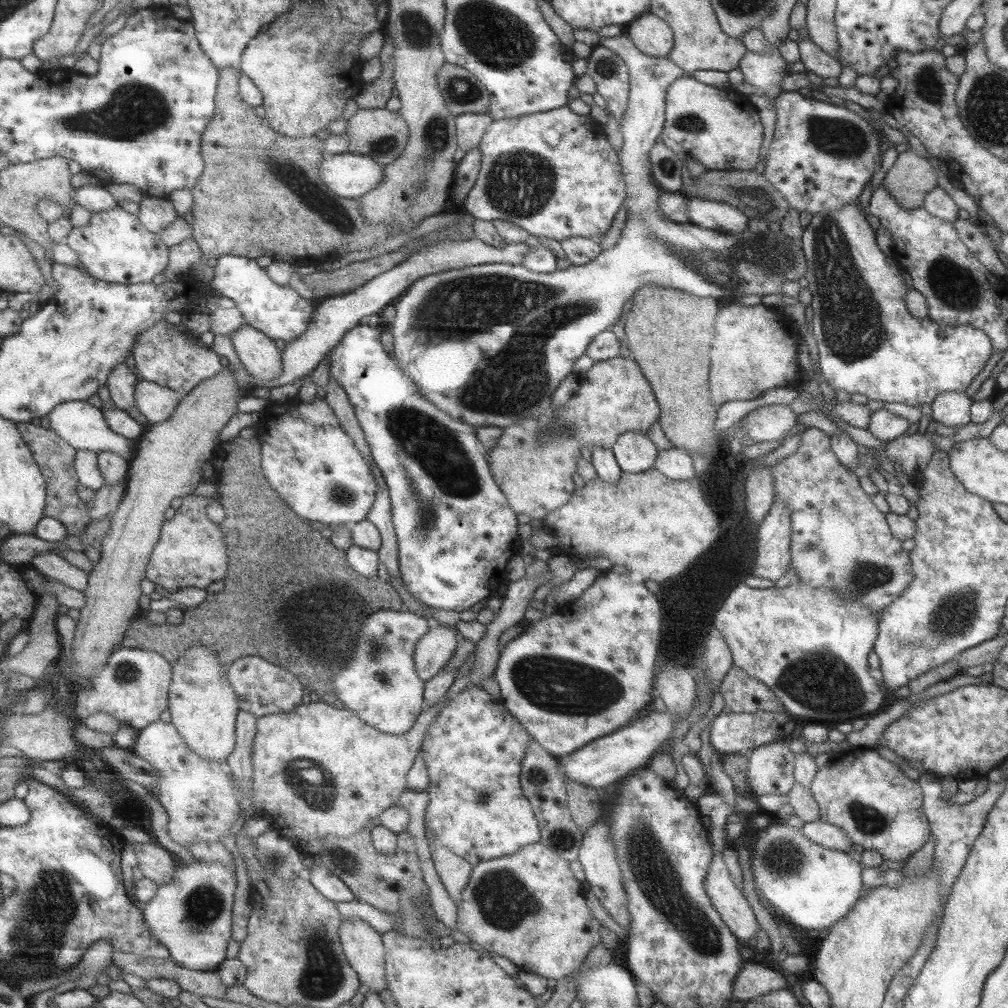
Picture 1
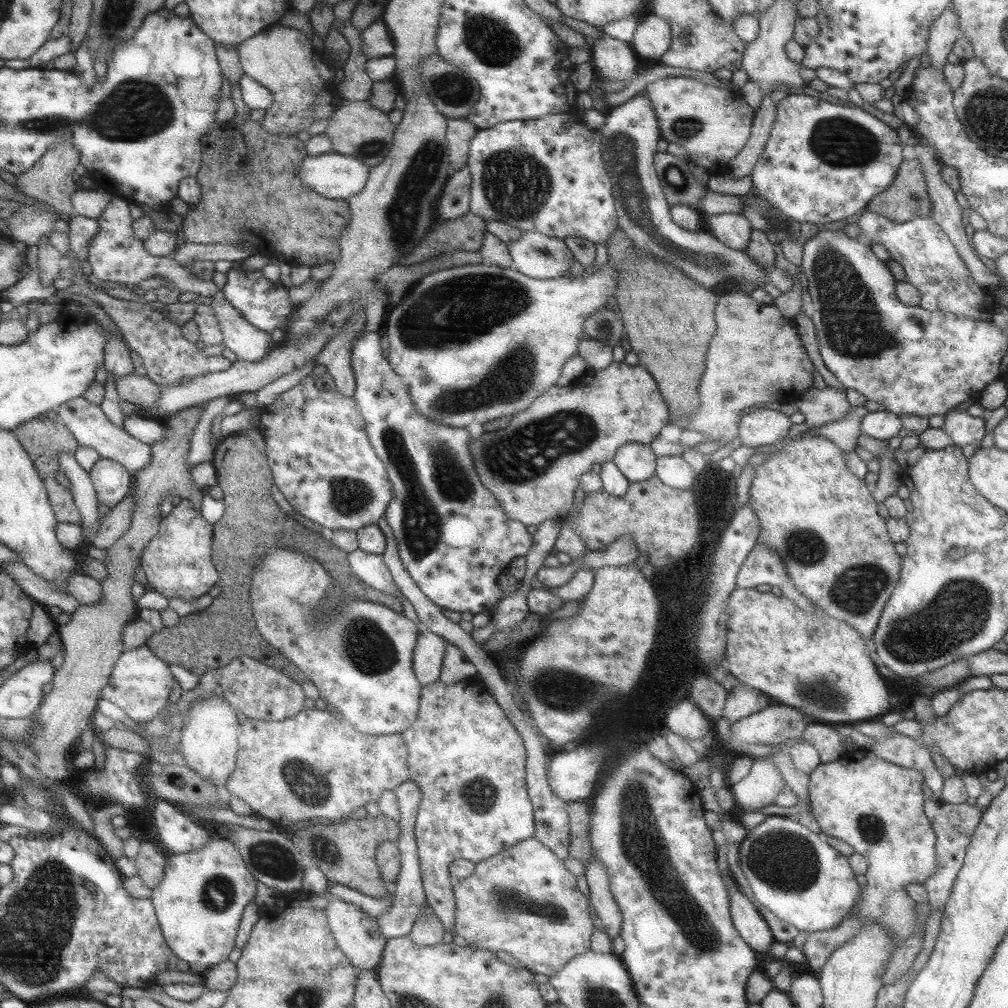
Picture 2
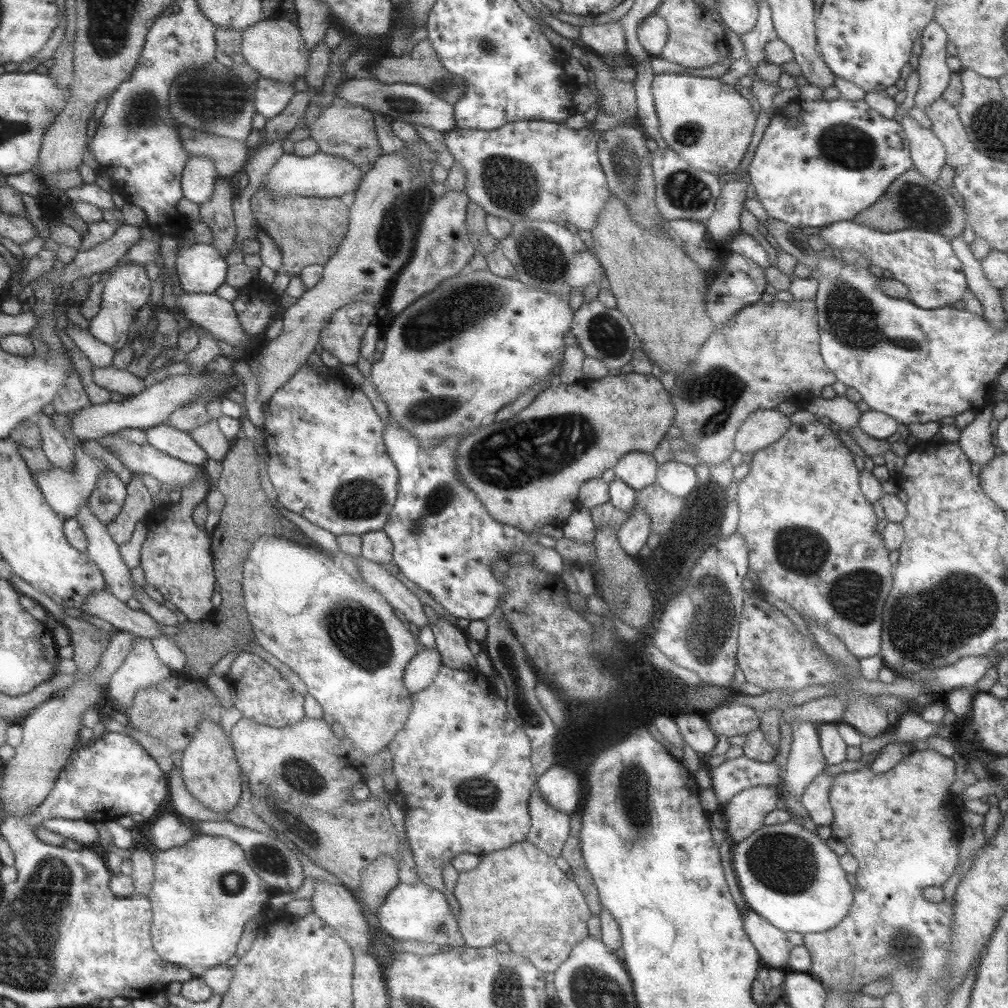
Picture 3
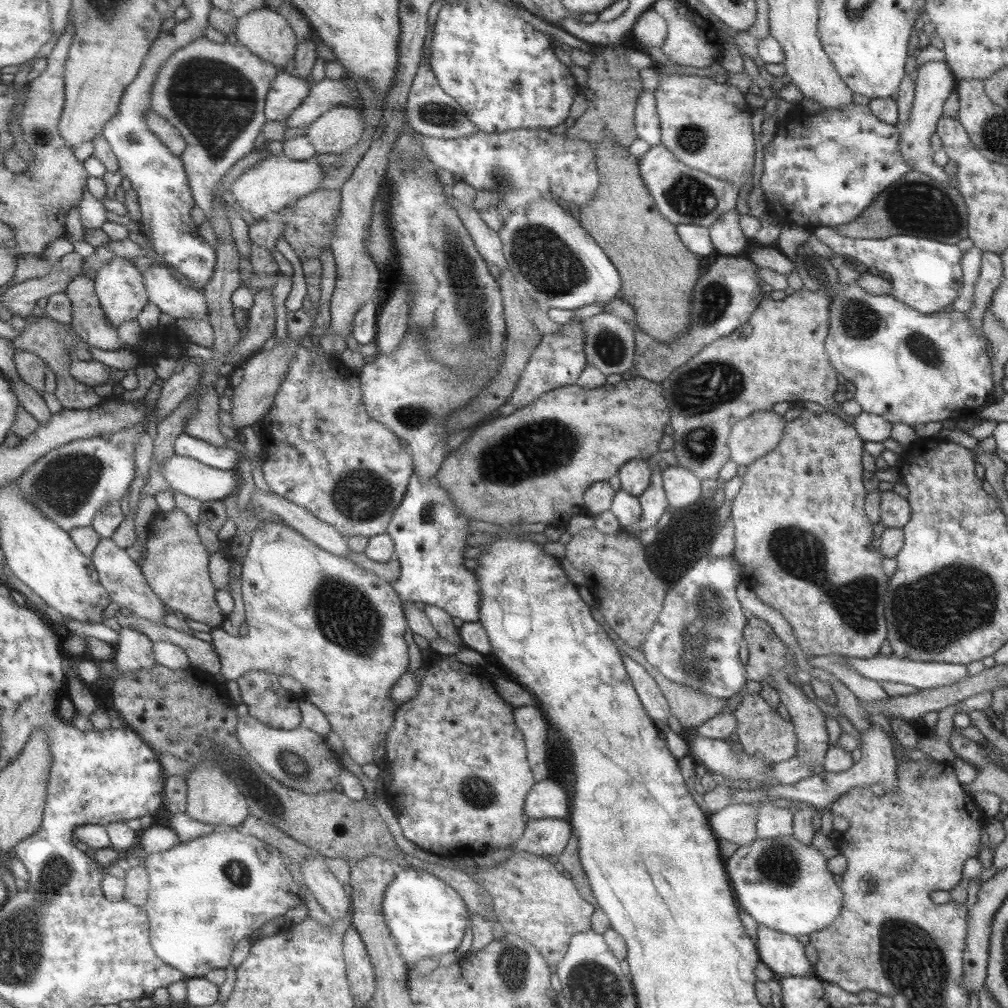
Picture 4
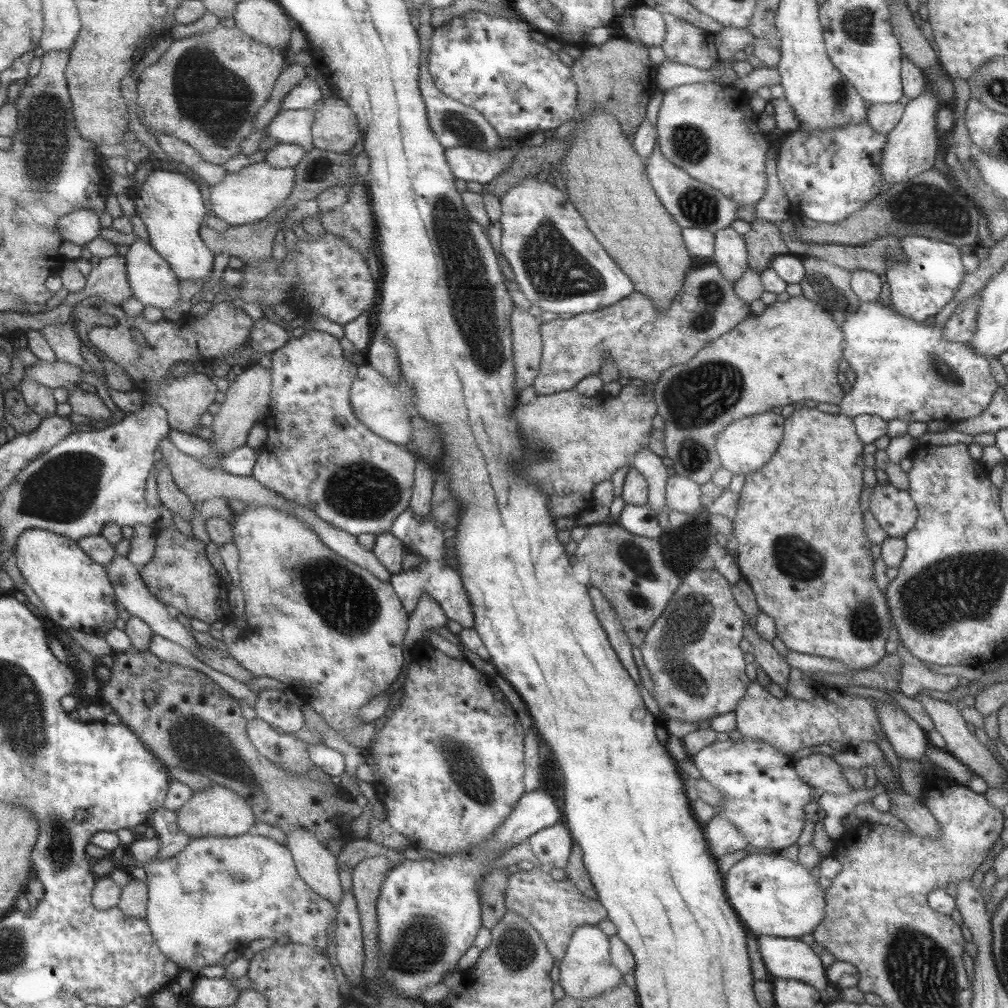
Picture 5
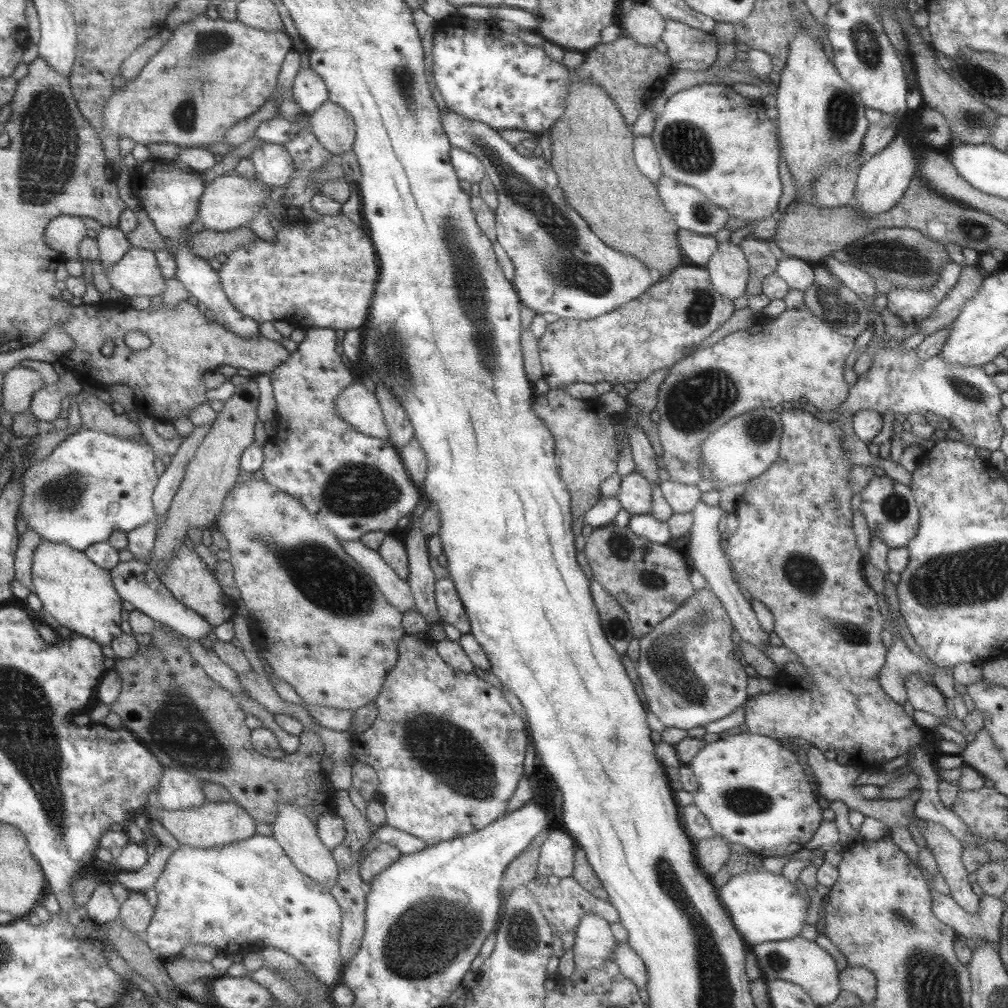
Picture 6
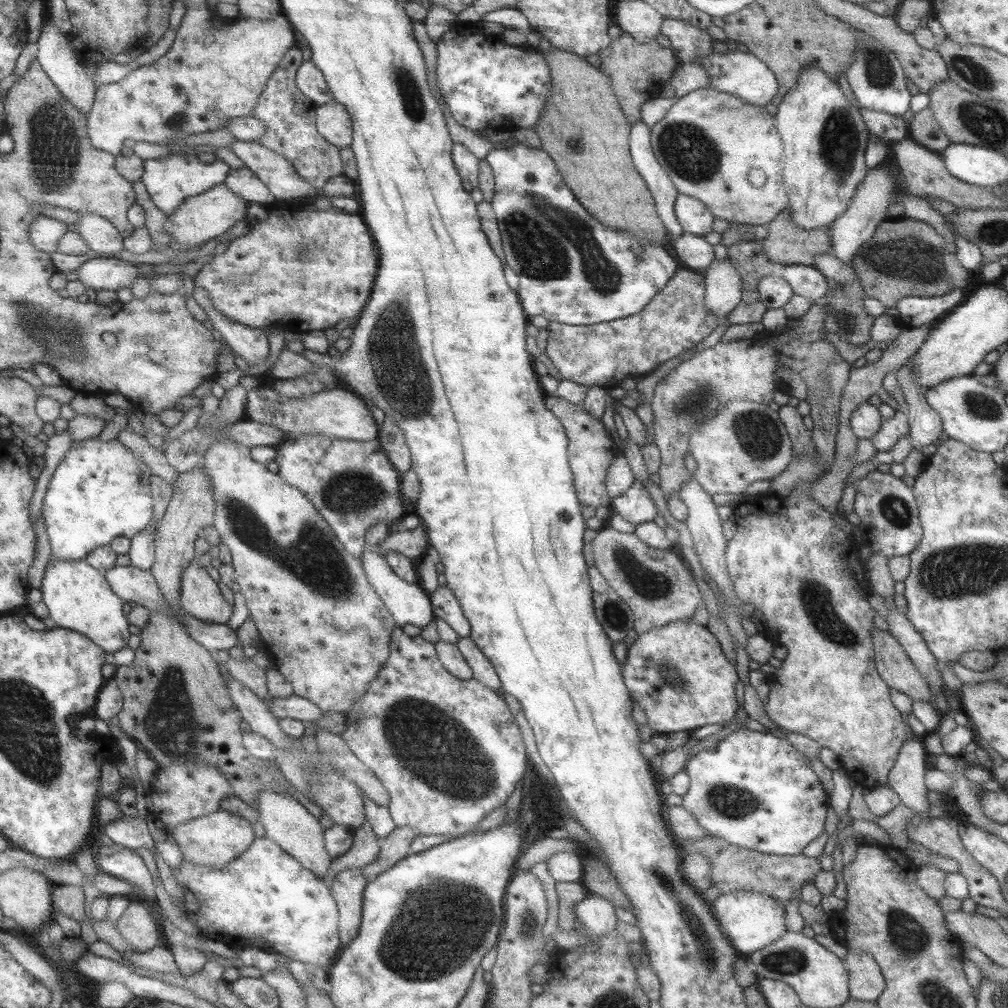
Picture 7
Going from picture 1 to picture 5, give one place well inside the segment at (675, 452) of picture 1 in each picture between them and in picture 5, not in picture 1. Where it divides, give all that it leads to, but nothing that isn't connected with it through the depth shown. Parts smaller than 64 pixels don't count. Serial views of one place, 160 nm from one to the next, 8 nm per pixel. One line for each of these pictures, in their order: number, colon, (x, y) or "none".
2: (671, 470)
3: (678, 478)
4: (681, 487)
5: (681, 493)

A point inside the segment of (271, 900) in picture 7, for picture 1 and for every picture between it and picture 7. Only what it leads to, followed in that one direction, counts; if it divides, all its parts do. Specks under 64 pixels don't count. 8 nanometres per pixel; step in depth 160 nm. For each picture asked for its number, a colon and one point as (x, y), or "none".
1: (190, 916)
2: (198, 903)
3: (203, 892)
4: (205, 894)
5: (217, 893)
6: (244, 895)

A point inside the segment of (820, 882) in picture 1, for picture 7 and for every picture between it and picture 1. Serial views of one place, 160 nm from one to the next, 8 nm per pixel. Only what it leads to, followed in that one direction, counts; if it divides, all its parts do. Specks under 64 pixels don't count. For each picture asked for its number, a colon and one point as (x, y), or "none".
2: (804, 881)
3: (787, 875)
4: (783, 884)
5: (772, 895)
6: (762, 906)
7: (750, 921)

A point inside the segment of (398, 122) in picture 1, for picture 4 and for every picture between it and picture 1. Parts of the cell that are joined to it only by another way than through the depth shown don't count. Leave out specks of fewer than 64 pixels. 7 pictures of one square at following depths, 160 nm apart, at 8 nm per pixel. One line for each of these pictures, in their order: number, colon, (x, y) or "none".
2: (357, 129)
3: (344, 129)
4: (338, 129)

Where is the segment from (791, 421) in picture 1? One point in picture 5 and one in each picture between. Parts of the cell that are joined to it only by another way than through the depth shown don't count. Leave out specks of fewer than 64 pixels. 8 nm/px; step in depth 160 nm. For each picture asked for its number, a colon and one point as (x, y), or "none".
2: (760, 427)
3: (762, 427)
4: (751, 437)
5: (744, 445)

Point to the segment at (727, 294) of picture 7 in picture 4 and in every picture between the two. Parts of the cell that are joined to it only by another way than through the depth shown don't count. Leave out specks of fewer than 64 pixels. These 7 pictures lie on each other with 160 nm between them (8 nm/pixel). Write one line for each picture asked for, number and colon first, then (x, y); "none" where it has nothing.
4: (727, 238)
5: (730, 256)
6: (728, 270)

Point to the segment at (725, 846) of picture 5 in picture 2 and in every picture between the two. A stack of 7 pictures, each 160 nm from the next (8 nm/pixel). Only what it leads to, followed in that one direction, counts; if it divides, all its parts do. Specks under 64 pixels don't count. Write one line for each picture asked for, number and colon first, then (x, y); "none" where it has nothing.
2: (759, 788)
3: (745, 812)
4: (736, 822)

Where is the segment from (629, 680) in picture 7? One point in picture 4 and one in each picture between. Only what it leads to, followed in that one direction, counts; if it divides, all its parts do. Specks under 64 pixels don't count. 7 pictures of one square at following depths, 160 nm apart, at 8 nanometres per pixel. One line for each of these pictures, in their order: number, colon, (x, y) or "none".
4: (694, 642)
5: (691, 651)
6: (686, 669)

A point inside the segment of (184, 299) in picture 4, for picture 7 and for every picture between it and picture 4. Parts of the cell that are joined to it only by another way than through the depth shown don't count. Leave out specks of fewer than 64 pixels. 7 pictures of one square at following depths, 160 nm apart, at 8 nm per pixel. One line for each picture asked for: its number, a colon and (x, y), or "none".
5: (152, 282)
6: (136, 274)
7: (103, 273)

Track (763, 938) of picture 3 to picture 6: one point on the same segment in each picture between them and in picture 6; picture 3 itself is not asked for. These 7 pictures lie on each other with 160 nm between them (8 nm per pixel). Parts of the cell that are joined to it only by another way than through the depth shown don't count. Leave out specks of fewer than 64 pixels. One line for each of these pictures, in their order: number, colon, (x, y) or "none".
4: (782, 953)
5: (787, 958)
6: (800, 961)

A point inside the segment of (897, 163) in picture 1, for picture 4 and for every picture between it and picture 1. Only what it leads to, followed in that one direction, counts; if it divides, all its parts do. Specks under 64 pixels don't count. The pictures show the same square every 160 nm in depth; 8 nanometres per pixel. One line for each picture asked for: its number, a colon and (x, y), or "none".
2: (906, 197)
3: (910, 202)
4: (915, 203)

